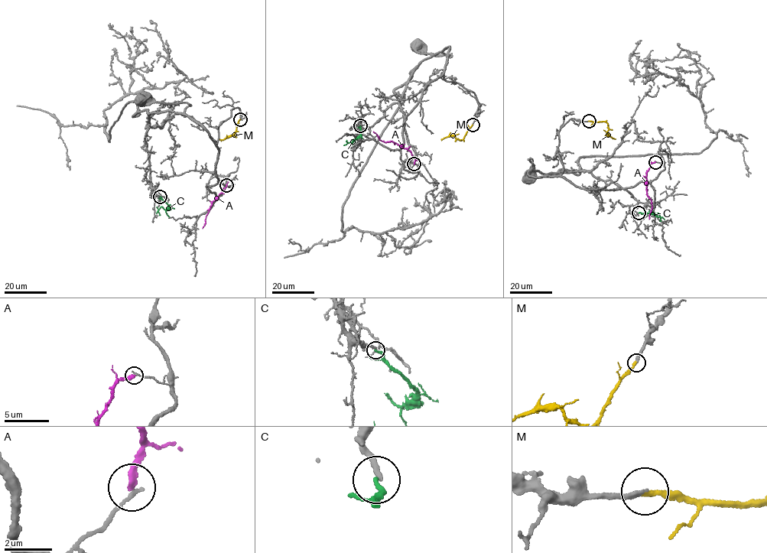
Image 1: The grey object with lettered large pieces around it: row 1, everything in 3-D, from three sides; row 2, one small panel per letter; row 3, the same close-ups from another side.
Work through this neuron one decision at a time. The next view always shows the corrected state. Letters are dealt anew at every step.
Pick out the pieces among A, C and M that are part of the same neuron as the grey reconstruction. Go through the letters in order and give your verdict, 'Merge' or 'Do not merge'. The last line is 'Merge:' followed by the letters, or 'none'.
A: Do not merge
C: Merge
M: Merge
Merge: C, M

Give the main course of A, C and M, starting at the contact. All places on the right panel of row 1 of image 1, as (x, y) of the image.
A: (655, 162), (651, 164), (646, 177), (646, 193), (651, 204), (649, 219)
C: (638, 213), (658, 213), (659, 221)
M: (589, 121), (607, 123), (607, 133), (614, 138)

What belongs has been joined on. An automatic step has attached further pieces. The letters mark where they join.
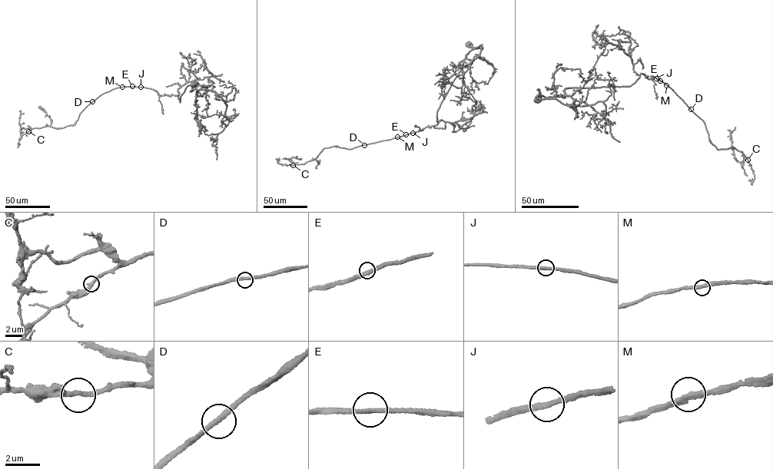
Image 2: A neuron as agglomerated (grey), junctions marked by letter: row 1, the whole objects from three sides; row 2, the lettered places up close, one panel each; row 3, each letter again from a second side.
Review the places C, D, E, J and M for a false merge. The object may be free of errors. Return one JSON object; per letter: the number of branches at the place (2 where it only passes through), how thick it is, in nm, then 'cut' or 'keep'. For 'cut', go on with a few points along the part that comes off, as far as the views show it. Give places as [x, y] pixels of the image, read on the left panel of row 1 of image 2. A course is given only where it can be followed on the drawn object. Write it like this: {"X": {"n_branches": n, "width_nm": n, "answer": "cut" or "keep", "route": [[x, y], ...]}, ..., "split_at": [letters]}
{"C": {"n_branches": 2, "width_nm": 300, "answer": "keep"}, "D": {"n_branches": 2, "width_nm": 280, "answer": "keep"}, "E": {"n_branches": 2, "width_nm": 280, "answer": "keep"}, "J": {"n_branches": 2, "width_nm": 280, "answer": "keep"}, "M": {"n_branches": 2, "width_nm": 320, "answer": "keep"}, "split_at": []}

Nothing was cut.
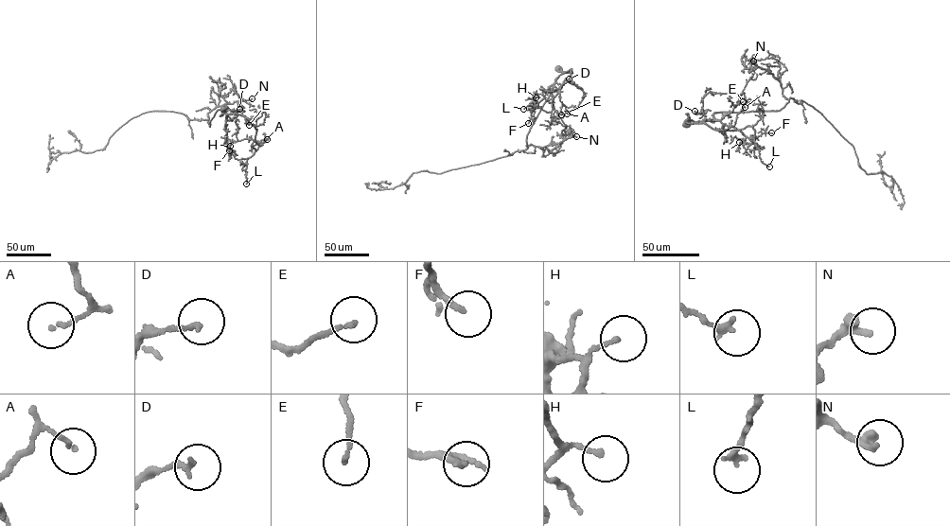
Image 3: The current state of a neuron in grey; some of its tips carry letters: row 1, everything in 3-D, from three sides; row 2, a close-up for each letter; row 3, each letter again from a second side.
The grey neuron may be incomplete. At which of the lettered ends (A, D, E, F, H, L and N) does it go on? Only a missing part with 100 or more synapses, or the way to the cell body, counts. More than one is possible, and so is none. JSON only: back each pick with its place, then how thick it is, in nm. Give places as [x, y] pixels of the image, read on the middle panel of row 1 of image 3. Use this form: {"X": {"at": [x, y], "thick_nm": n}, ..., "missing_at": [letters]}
{"missing_at": []}

